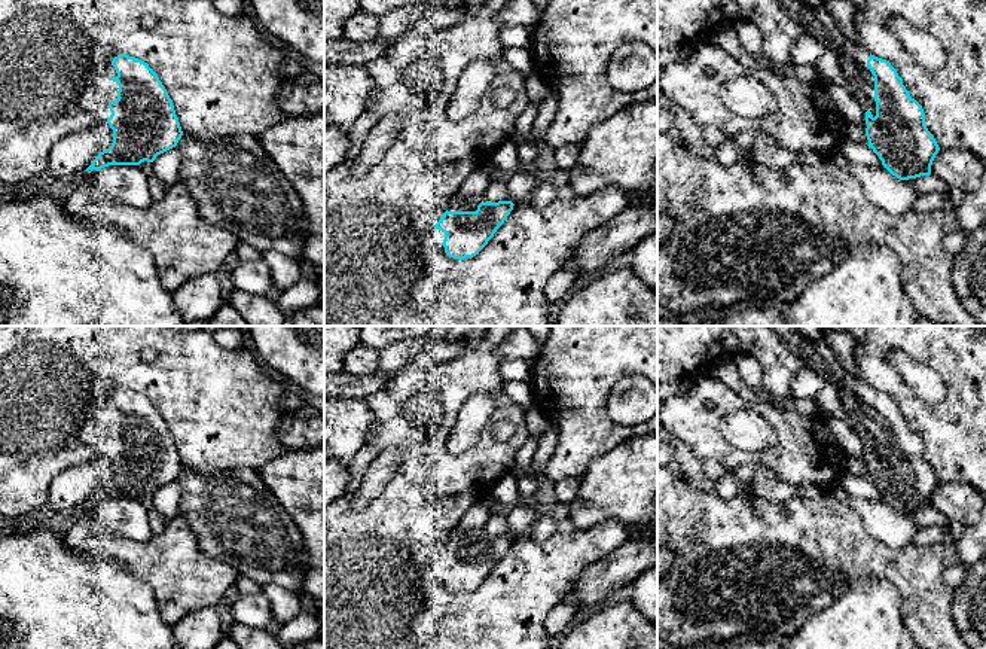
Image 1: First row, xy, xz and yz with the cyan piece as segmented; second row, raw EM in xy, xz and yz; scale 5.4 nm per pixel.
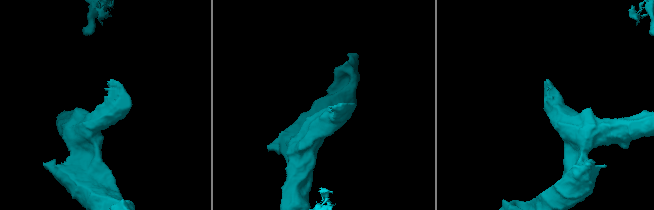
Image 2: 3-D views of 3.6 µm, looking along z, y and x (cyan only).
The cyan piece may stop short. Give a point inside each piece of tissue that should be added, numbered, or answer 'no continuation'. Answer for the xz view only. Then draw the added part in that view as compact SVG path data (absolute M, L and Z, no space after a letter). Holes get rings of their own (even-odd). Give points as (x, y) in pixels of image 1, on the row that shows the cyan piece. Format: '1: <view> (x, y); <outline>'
1: xz (466, 203); M474 195L474 196L463 196L458 199L452 199L448 211L476 211L480 202L486 202L485 195Z

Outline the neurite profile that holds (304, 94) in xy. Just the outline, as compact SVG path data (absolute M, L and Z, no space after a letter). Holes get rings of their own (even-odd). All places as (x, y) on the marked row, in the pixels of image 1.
M311 71L286 80L277 98L286 118L308 116L324 110L324 82Z

